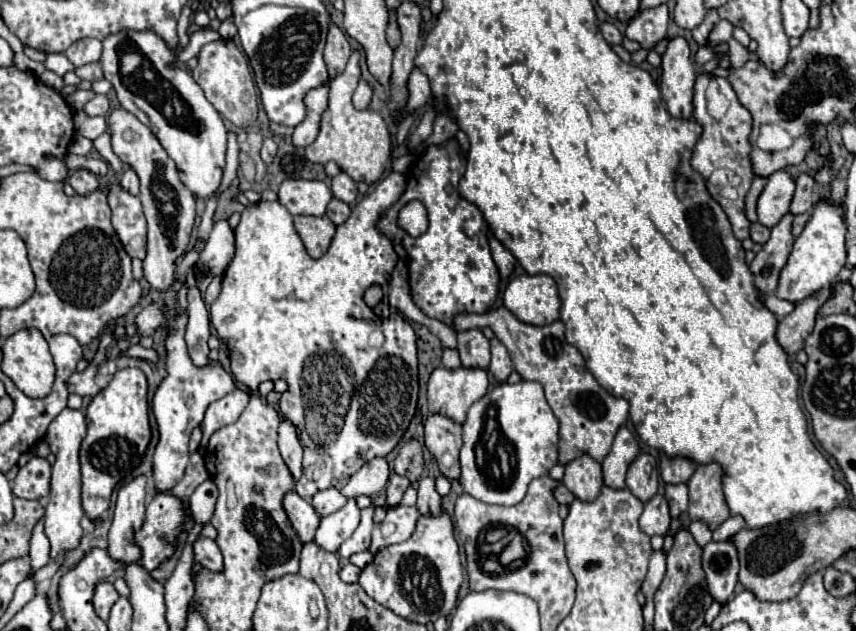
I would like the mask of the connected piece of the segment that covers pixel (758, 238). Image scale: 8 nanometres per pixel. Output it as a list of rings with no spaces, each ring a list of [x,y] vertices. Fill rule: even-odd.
[[[756,222],[756,224],[752,224],[752,228],[750,228],[750,238],[752,238],[754,242],[764,244],[764,242],[770,238],[770,230],[768,230],[766,226],[762,226],[760,222]]]

